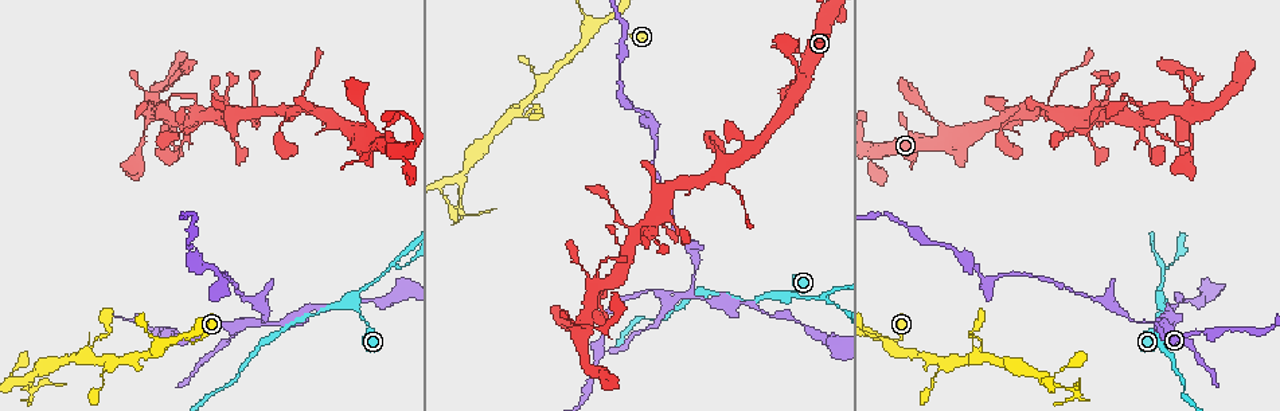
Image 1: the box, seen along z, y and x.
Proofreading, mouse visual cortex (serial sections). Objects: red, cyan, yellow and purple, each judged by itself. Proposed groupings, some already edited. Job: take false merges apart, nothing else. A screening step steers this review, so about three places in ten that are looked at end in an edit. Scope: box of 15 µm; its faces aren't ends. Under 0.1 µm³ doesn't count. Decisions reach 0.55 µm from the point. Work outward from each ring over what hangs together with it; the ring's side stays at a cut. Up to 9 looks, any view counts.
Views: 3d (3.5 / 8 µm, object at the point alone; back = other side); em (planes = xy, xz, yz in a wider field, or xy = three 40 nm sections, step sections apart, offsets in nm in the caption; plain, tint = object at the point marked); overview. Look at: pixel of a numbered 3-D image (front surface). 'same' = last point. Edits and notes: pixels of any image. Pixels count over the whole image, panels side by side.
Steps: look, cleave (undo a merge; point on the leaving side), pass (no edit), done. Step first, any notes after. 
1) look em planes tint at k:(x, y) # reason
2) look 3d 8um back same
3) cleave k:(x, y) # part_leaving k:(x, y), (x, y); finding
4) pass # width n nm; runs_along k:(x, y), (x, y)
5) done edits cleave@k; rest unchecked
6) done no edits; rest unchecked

look 3d 3.5um at 1:(352, 302) # branch point

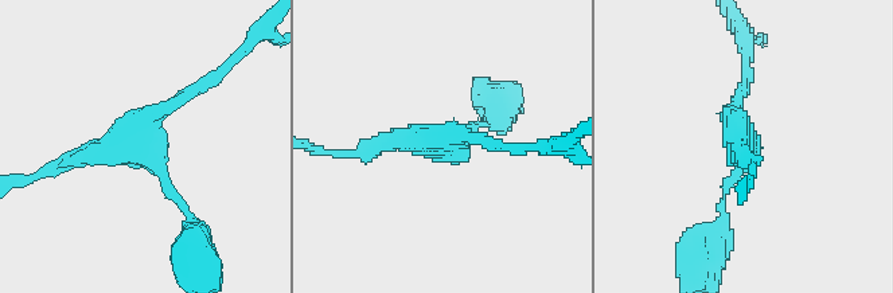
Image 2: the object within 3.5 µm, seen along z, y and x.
pass # arms 3; runs_along 2:(191, 221), (145, 151), (63, 167); all the same cell

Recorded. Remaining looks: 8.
look 3d 3.5um at 1:(1161, 268) # two arms in line, one across

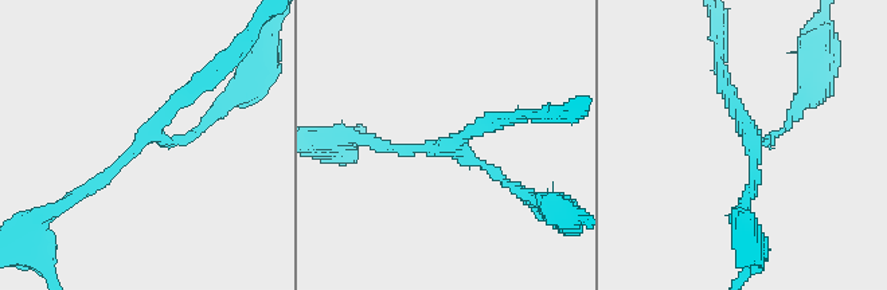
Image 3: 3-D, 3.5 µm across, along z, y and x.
look em xy step 2 tint at 3:(753, 138) # arms 3; arm_widths 100, 150, 200 nm; shape alone is not enough

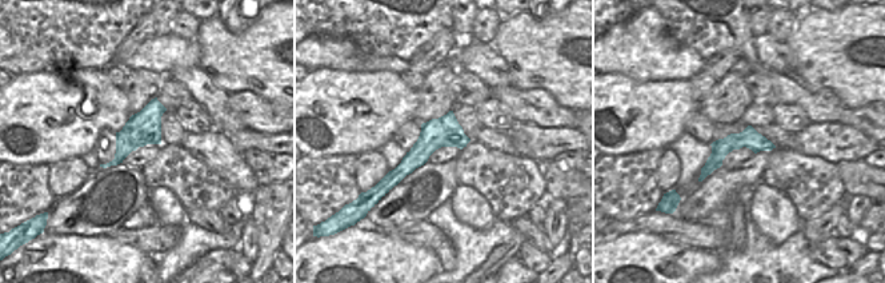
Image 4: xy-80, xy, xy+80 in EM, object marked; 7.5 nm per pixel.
pass # runs_along 3:(75, 195), (109, 175), (207, 75); one cell here

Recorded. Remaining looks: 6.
look 3d 3.5um back at 1:(259, 322) # arms part here

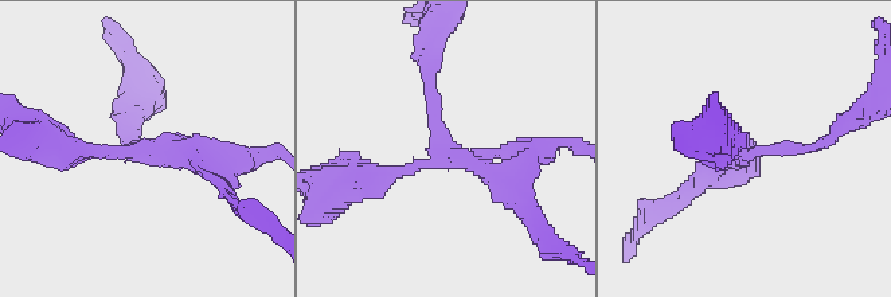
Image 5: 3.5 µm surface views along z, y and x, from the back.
look em xy step 3 tint at 5:(449, 152) # arms 3; arm_widths 150, 200, 250 nm

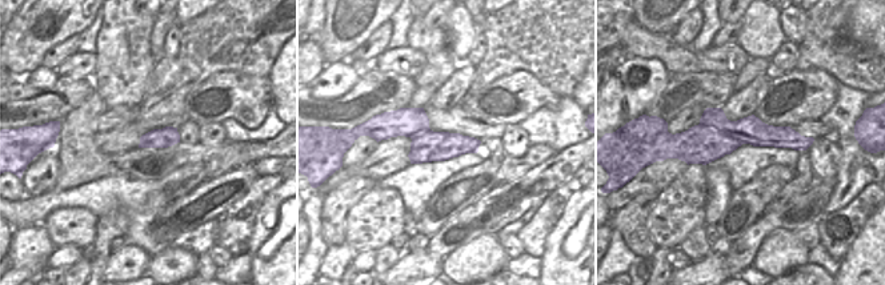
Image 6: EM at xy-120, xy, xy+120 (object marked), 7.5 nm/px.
cleave 5:(432, 112) # two cells meet here

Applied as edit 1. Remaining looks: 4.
look overview # redraw

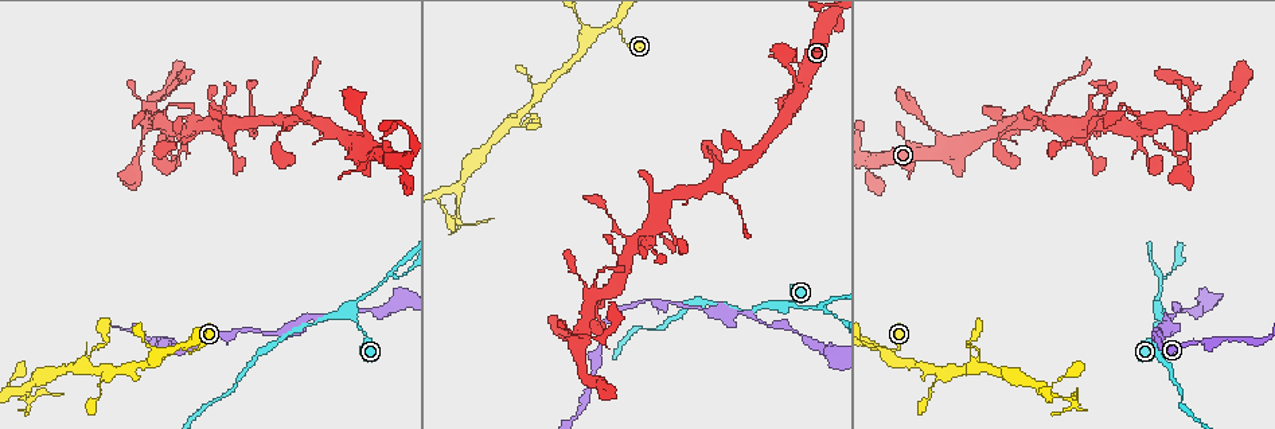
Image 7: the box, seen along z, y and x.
look 3d 8um at 7:(617, 26)

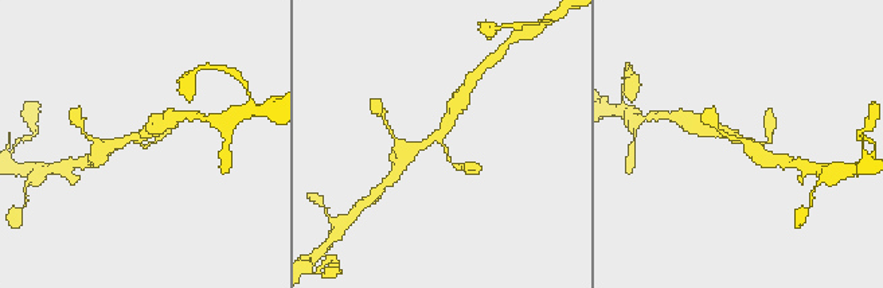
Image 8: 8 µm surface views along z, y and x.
look em xy step 5 tint at 8:(443, 142) # now the EM

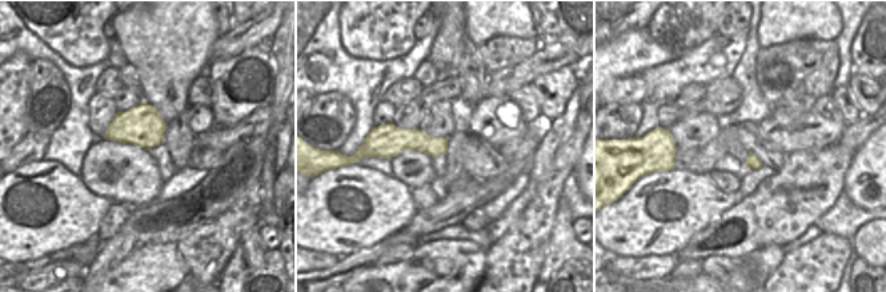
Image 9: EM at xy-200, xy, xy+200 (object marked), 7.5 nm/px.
pass # width 160 nm; runs_along 8:(464, 167), (454, 166), (437, 140), (409, 151); one cell here

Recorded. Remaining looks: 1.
done edits cleave@5; rest unchecked

